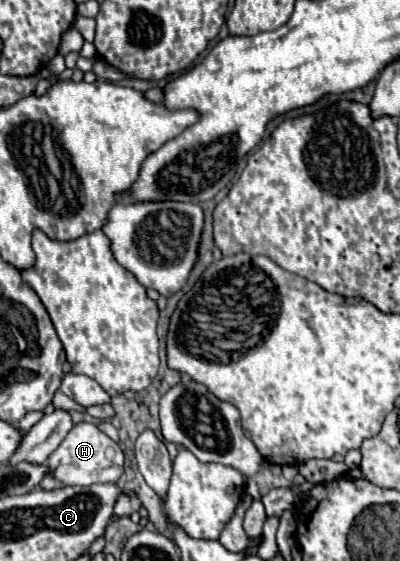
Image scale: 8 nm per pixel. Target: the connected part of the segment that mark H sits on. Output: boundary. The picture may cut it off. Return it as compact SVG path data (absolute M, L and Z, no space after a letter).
M77 423L61 445L49 457L51 477L43 479L41 489L55 489L65 485L93 485L115 483L123 475L123 451L93 423Z

